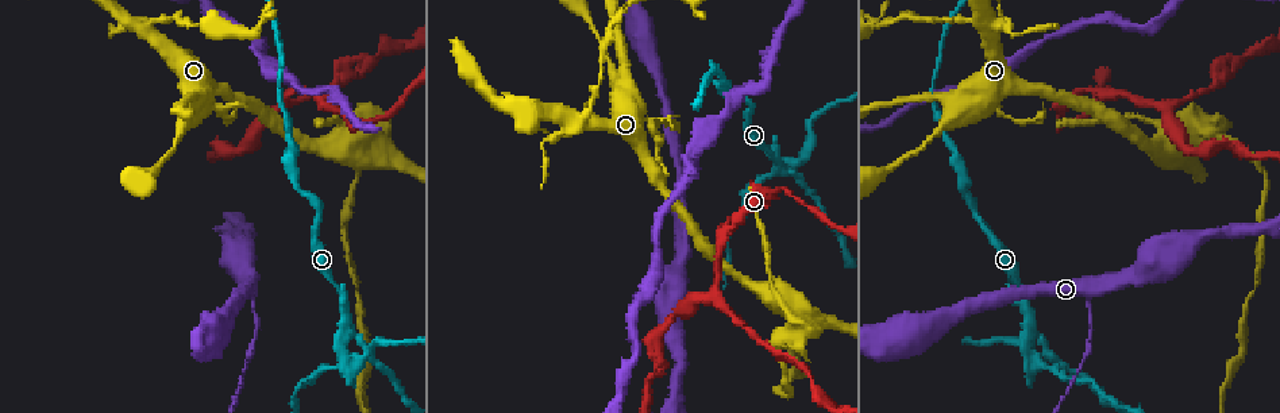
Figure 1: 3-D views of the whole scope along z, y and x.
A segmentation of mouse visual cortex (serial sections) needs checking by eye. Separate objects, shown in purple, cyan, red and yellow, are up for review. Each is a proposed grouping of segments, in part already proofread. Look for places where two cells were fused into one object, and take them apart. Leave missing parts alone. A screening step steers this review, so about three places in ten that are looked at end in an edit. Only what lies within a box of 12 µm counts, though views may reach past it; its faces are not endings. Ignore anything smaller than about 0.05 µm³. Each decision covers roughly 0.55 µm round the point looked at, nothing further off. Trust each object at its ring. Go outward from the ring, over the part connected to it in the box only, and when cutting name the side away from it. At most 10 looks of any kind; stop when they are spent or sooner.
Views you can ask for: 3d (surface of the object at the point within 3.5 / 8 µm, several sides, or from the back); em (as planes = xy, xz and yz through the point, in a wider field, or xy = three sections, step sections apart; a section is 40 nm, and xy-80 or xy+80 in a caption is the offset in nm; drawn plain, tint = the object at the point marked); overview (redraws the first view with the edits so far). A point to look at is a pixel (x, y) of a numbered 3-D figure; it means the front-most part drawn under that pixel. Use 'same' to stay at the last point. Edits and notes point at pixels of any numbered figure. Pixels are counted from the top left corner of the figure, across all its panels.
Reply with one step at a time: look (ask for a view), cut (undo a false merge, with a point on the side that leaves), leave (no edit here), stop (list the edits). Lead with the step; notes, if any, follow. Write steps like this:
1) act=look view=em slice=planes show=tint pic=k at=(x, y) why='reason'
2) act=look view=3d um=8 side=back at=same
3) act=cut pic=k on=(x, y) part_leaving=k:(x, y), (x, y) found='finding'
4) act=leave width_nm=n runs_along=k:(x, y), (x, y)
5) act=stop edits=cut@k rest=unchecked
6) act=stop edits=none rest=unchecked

act=look view=3d um=3.5 pic=1 at=(783, 189) why='abrupt turn'

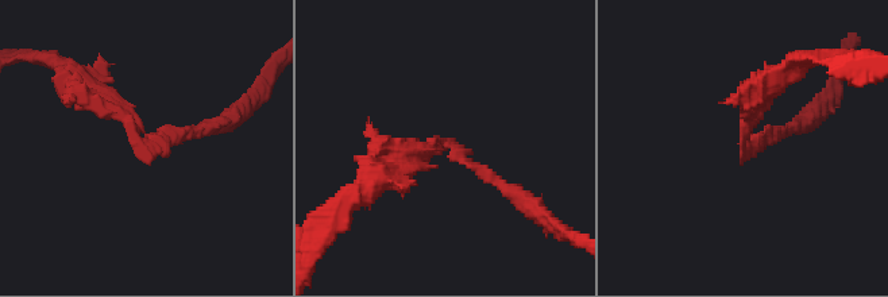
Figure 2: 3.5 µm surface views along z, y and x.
act=look view=em slice=xy step=5 show=tint pic=2 at=(444, 145) arm_widths_nm=150,200 why='need the tissue'

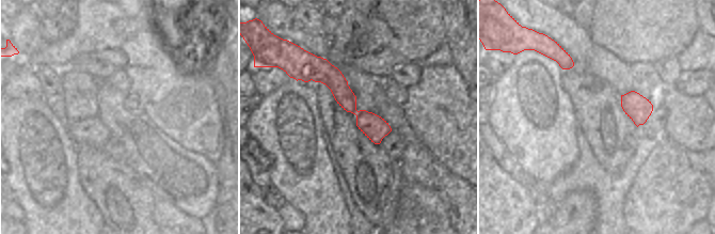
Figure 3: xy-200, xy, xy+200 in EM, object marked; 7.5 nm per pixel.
act=leave runs_along=2:(72, 78), (146, 145), (212, 124) found='all the same cell'

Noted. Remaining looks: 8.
act=look view=3d um=8 pic=1 at=(626, 82) why='thick turns thin'

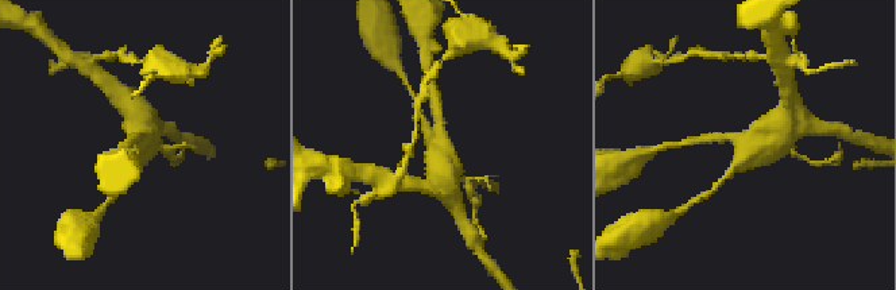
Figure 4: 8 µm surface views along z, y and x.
act=look view=3d um=3.5 pic=4 at=(747, 137)

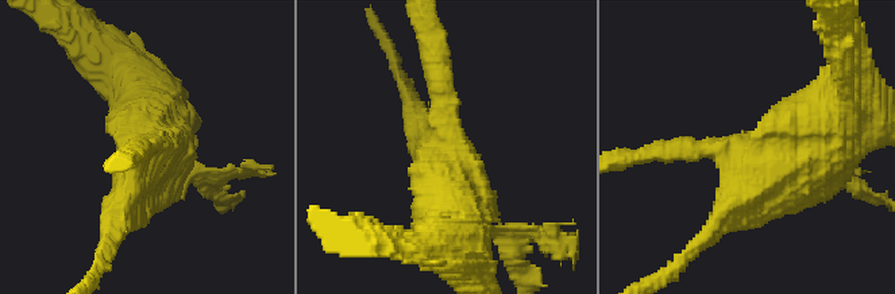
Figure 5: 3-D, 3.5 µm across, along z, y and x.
act=look view=em slice=xy step=3 show=tint pic=5 at=(445, 146)

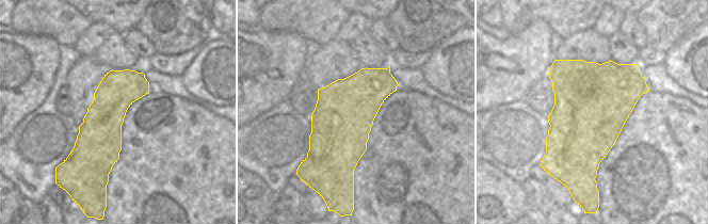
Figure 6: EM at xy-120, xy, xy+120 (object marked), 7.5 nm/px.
act=leave runs_along=5:(845, 95), (735, 202), (708, 236) found='one cell here'

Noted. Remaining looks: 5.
act=look view=3d um=3.5 pic=1 at=(994, 33) why='sharp bend'

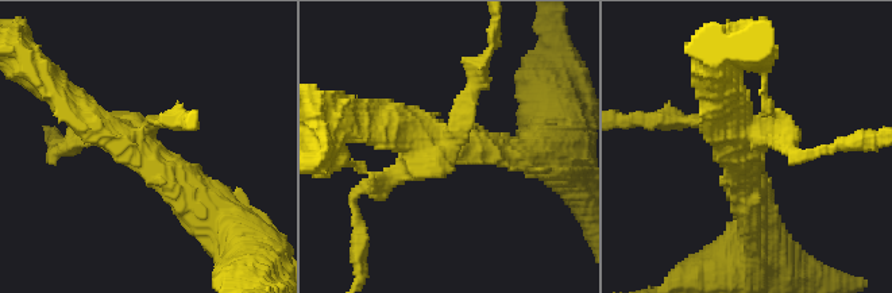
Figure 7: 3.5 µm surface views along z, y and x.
act=look view=em slice=xy step=1 show=tint pic=7 at=(141, 149) why='now the EM'

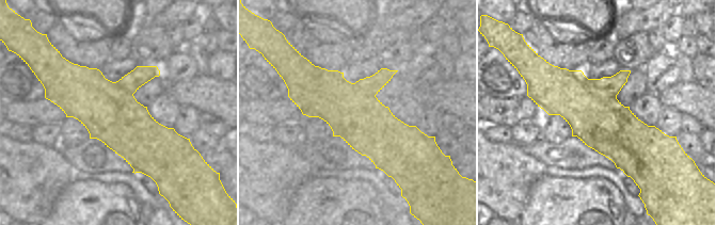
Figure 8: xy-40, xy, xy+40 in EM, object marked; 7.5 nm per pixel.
act=leave runs_along=8:(291, 90), (424, 139) found='all the same cell'

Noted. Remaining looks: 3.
act=look view=3d um=3.5 pic=1 at=(255, 313) why='thick turns thin'

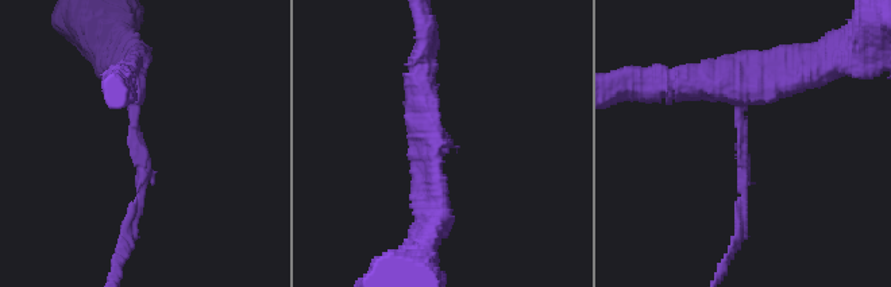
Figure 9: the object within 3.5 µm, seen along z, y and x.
act=look view=em slice=xy step=3 show=tint pic=9 at=(745, 146) arm_widths_nm=100,400

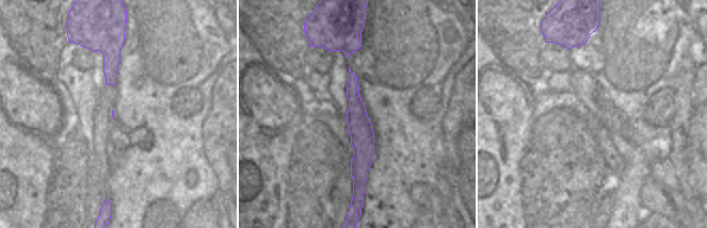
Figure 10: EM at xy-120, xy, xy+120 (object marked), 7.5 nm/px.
act=cut pic=9 on=(741, 163) part_leaving=9:(740, 120), (743, 236), (732, 252) found='two cells meet here'

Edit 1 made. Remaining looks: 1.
act=stop edits=cut@9 rest=unchecked

